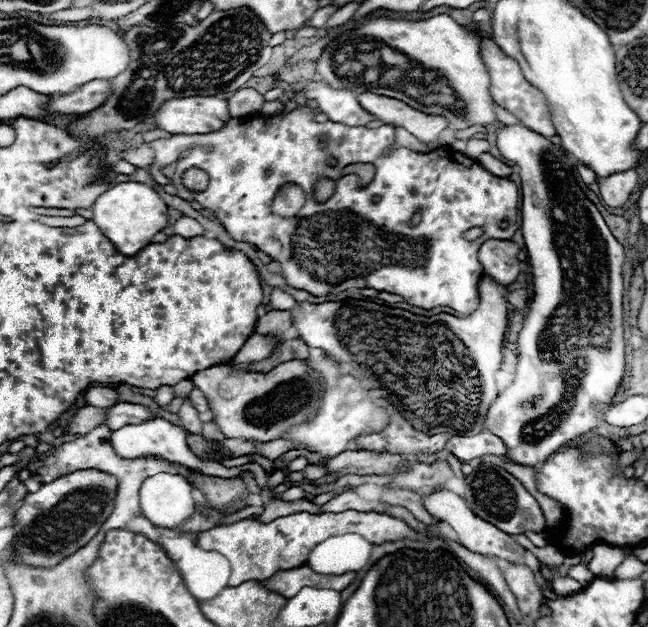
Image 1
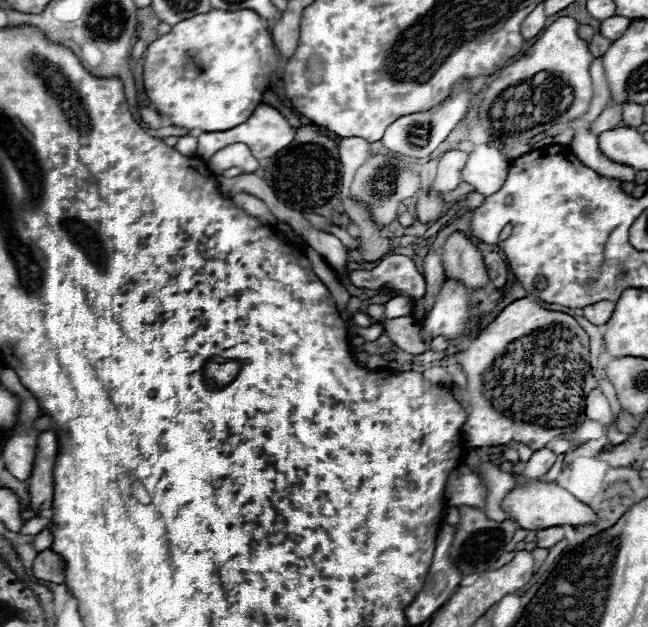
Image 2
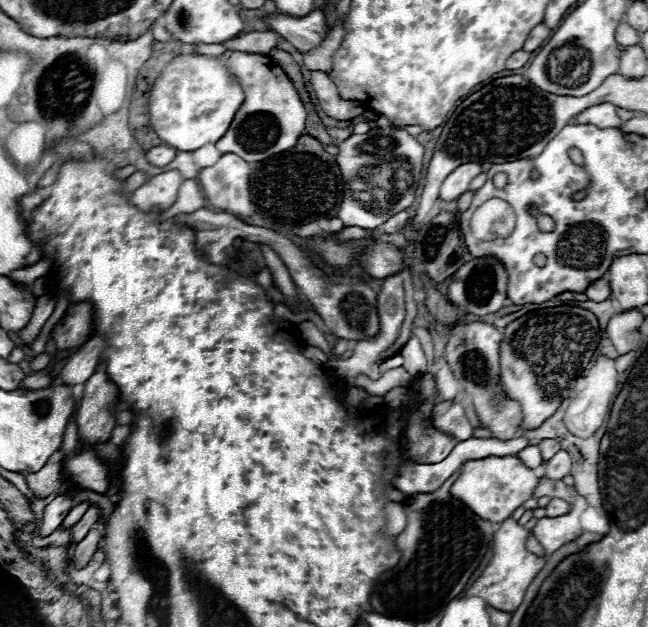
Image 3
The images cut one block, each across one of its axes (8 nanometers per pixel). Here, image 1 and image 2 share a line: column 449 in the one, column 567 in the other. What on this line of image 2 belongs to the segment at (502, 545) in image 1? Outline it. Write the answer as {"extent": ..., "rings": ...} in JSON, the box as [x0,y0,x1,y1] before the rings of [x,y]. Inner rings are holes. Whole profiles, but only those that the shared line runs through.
{"extent":[502,480,596,530],"rings":[[[534,480],[528,484],[516,482],[516,486],[504,496],[502,510],[510,516],[510,520],[518,522],[520,528],[526,530],[544,530],[562,524],[582,526],[582,524],[596,522],[596,514],[586,504],[576,500],[568,490],[560,488],[556,482],[542,482],[542,480]]]}

